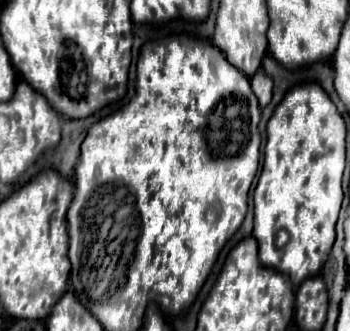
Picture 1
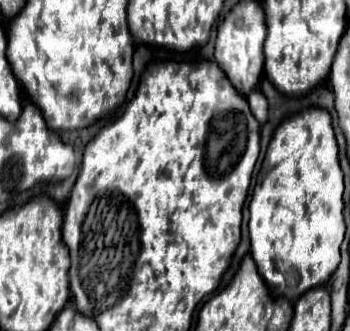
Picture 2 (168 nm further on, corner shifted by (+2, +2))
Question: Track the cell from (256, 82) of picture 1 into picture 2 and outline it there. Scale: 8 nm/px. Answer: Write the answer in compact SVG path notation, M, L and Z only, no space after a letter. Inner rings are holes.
M253 90L249 96L247 96L247 102L249 102L249 108L253 112L253 116L259 120L259 124L263 126L267 122L267 100L265 96L259 92L259 90Z

